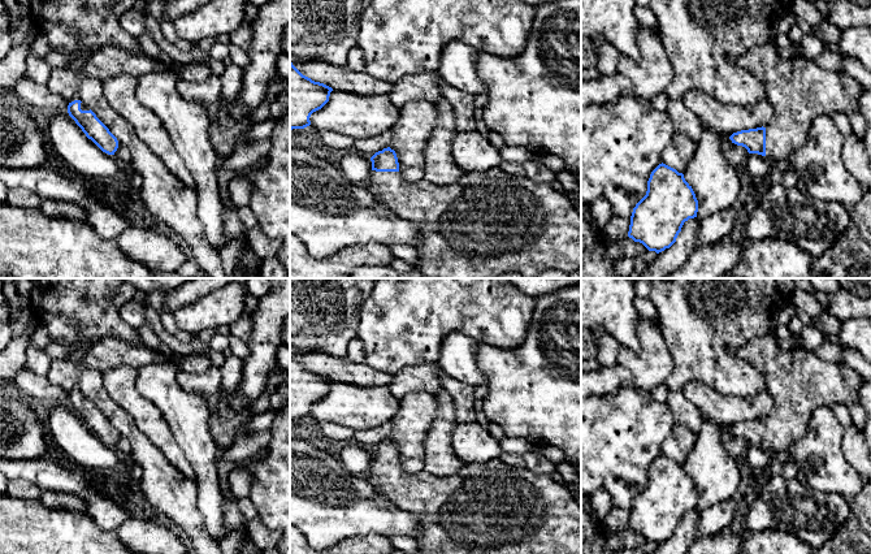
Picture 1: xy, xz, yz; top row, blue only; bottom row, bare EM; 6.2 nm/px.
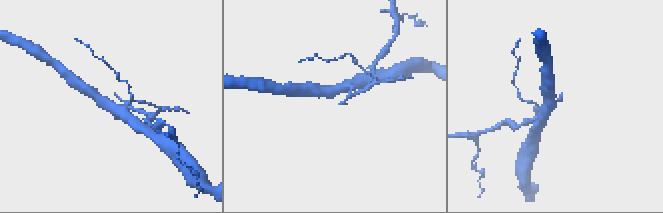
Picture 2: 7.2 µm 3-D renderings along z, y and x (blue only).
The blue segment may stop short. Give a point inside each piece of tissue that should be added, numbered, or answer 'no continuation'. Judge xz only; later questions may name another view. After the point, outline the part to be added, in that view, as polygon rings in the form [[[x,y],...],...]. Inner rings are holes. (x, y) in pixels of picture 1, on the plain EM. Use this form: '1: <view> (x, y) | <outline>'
1: xz (493, 507) | [[[500,459],[464,464],[450,477],[407,473],[400,463],[370,462],[368,482],[399,508],[419,519],[419,554],[581,554],[581,503],[550,475],[533,473]]]

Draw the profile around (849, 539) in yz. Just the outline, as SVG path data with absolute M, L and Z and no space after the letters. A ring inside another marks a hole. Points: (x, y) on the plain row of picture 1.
M850 516L833 536L812 554L871 554L871 536Z

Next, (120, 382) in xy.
M120 365L103 372L103 385L108 395L129 414L136 428L186 477L194 480L194 471L160 410L135 388L138 369Z

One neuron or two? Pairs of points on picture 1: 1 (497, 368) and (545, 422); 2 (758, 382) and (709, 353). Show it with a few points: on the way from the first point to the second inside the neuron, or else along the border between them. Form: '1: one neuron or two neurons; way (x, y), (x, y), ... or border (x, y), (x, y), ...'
1: one neuron; way (510, 380), (538, 408)
2: one neuron; way (746, 381), (737, 377), (720, 360)

